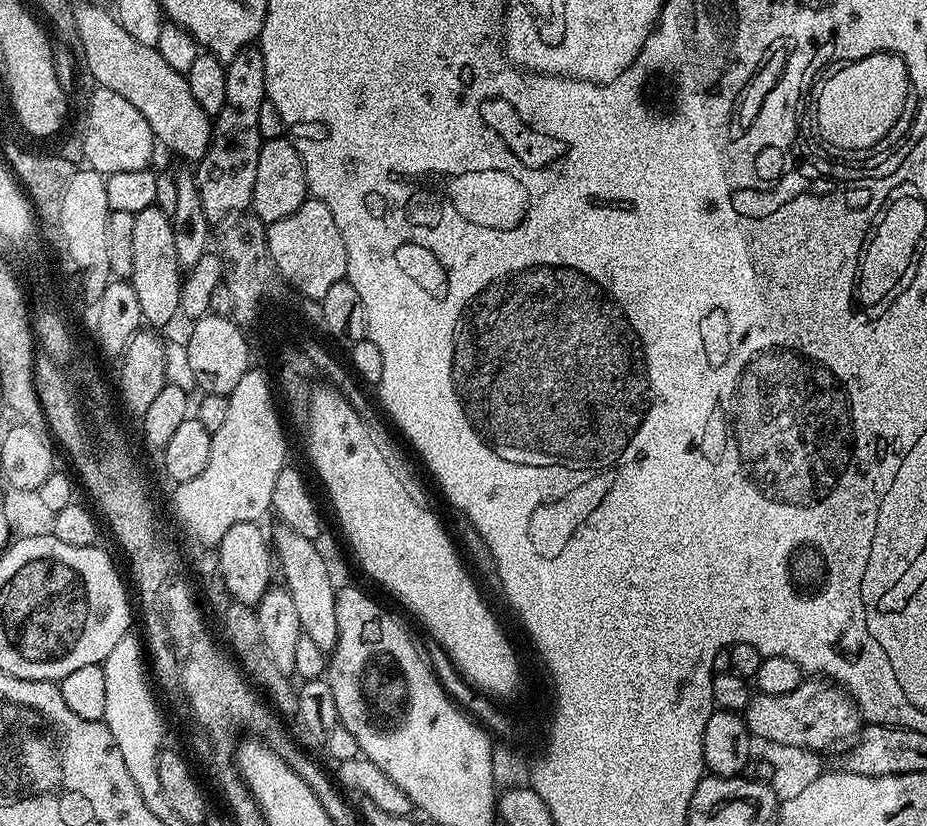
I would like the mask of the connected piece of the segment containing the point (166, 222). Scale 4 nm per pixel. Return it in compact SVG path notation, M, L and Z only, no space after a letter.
M150 207L134 216L134 266L130 282L138 294L145 325L161 330L180 316L180 282L182 269L174 251L174 230L170 216L158 207Z

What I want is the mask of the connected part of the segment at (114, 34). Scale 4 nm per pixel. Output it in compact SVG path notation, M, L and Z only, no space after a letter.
M84 4L74 12L74 36L80 39L80 48L84 51L84 64L88 67L88 72L97 81L99 87L114 90L114 94L122 94L126 102L138 106L138 114L150 122L150 130L157 141L160 140L176 155L184 160L198 162L204 157L204 151L208 149L208 144L212 140L212 125L207 112L194 102L194 94L190 94L188 77L183 72L172 69L169 62L166 62L162 54L156 48L146 46L130 34L126 34L123 26L116 21L115 15L104 8L95 8L92 4Z

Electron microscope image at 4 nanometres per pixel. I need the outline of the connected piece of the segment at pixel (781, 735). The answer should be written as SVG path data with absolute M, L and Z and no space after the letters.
M805 679L804 683L798 686L798 690L790 690L790 694L781 696L753 695L742 712L749 733L785 746L805 748L817 754L838 744L847 745L855 741L862 727L862 713L856 707L856 701L839 683L827 684L824 680L827 679Z

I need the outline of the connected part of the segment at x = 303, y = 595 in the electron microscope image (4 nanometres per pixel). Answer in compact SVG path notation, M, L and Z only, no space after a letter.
M283 526L277 527L276 533L271 533L270 544L278 561L278 572L284 575L283 587L288 589L290 598L294 598L294 606L298 613L300 631L312 639L318 650L325 654L331 653L336 647L338 638L338 614L336 613L337 585L332 585L332 572L319 552L317 541L302 538L294 530Z

